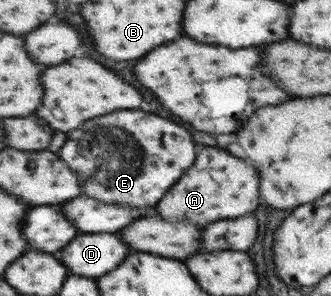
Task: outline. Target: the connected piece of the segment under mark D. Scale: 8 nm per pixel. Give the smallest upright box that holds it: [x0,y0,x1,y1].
[58,233,134,278]

